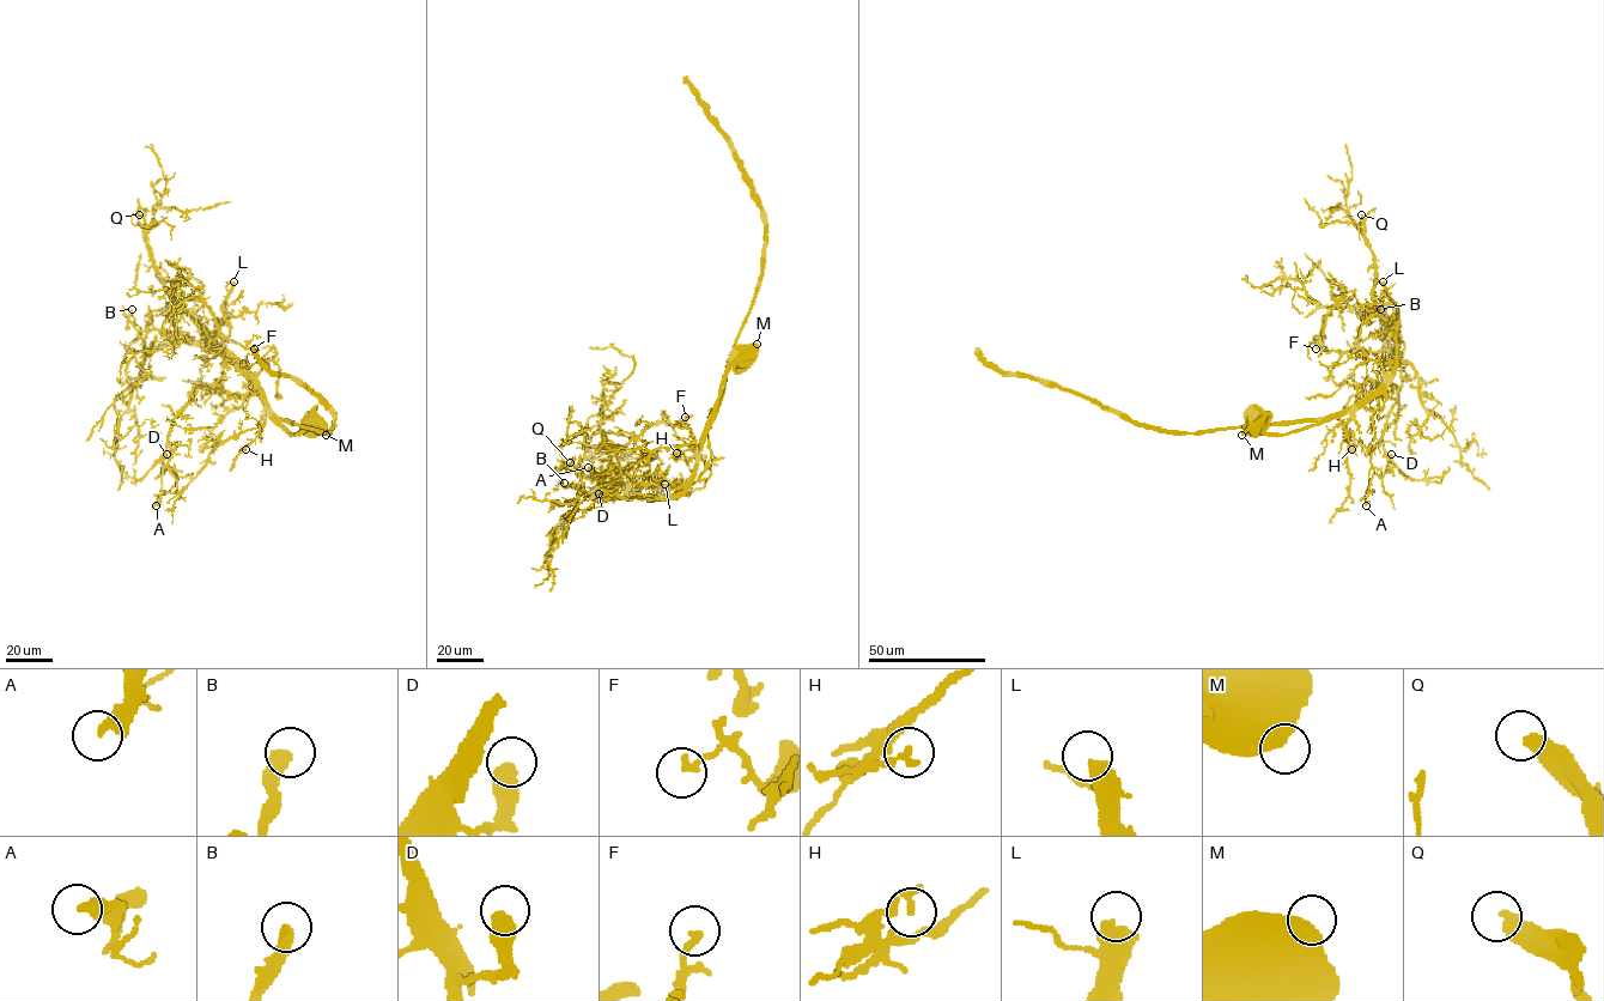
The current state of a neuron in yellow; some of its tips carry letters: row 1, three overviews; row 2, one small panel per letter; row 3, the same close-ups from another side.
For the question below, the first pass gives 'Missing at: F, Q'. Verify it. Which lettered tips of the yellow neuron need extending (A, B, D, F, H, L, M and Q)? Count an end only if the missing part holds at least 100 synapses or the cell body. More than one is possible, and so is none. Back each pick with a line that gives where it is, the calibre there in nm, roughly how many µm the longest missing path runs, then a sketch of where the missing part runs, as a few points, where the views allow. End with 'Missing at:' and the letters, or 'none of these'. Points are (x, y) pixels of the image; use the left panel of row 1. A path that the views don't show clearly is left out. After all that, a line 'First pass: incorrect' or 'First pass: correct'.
L: Place: (234, 281). Thickness 500 nm. Missing length about 80 µm. Course of what is missing: (234, 281), (231, 253), (241, 242), (256, 252), (302, 262), (330, 260), (347, 252)
Q: Place: (139, 214). Thickness 380 nm. Missing length about 60 µm. Course of what is missing: (139, 214), (133, 210), (101, 211), (86, 205), (80, 171), (81, 149)
Missing at: L, Q
First pass: incorrect

